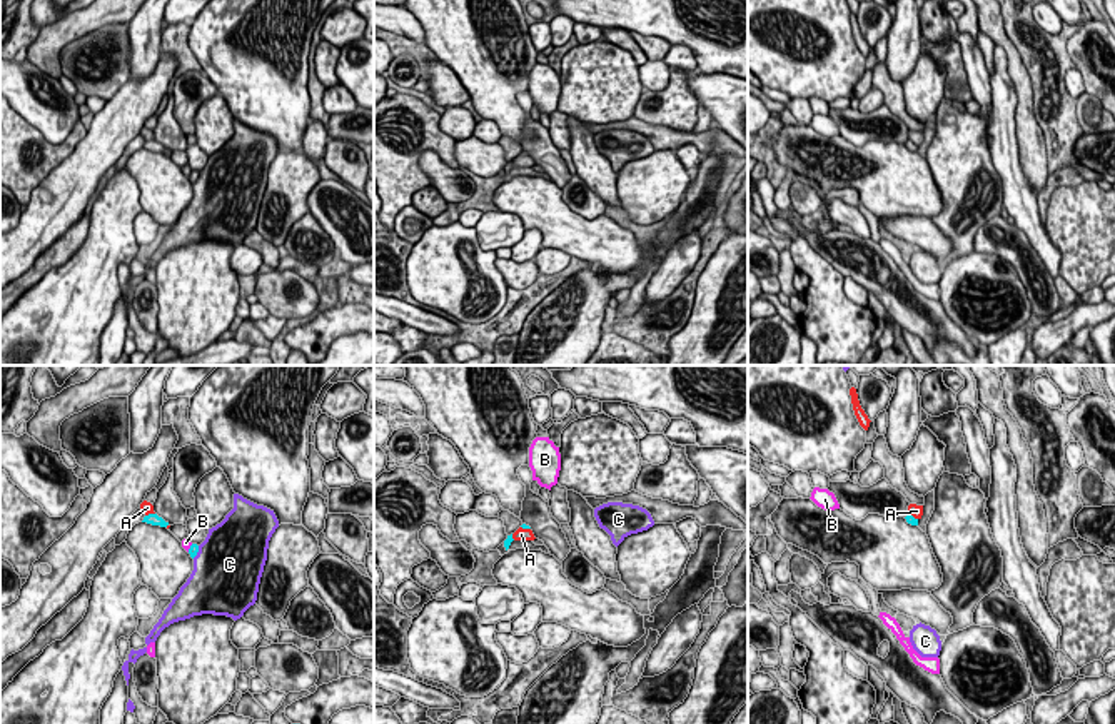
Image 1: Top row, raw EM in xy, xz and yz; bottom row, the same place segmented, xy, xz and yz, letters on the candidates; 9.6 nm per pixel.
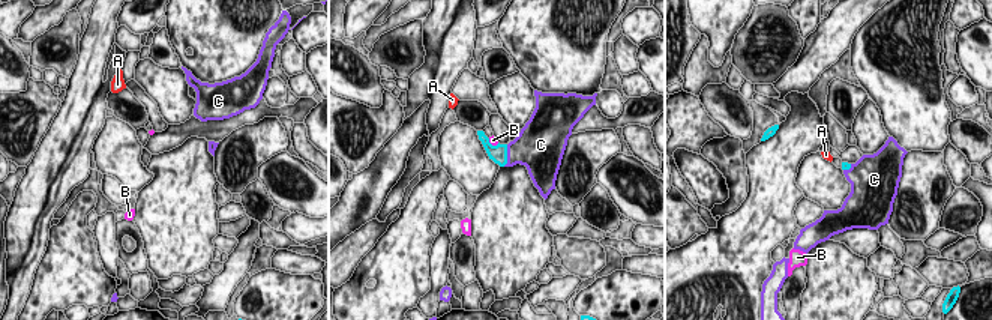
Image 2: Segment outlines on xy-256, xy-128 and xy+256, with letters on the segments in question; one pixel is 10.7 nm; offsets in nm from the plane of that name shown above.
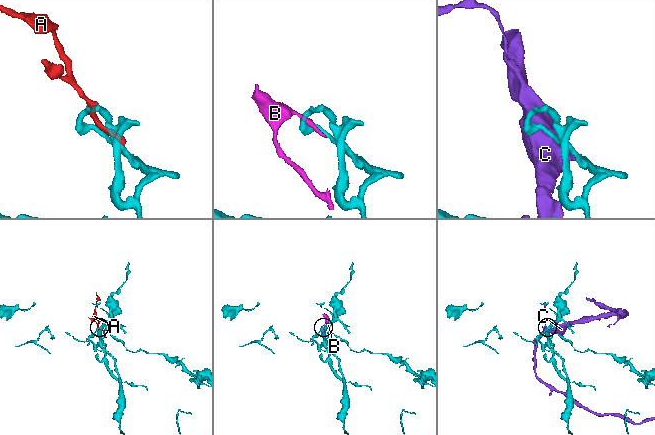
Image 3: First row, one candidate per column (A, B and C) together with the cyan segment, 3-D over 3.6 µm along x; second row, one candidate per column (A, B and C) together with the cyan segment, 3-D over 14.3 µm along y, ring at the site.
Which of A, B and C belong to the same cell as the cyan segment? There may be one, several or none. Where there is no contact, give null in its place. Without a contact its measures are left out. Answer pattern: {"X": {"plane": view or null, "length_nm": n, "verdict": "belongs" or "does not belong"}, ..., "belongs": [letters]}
{"A": {"plane": "xy", "length_nm": 100, "verdict": "does not belong"}, "B": {"plane": "xy", "length_nm": 100, "verdict": "does not belong"}, "C": {"plane": "xy", "length_nm": 140, "verdict": "does not belong"}, "belongs": []}

